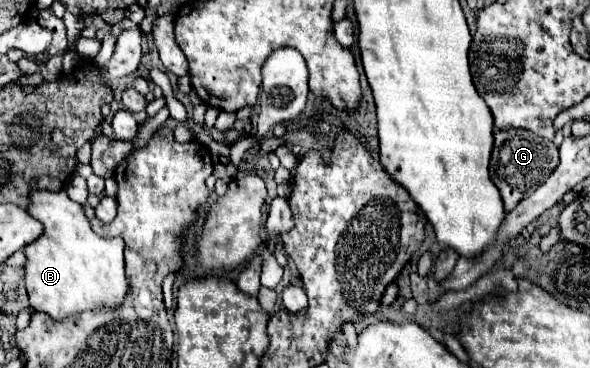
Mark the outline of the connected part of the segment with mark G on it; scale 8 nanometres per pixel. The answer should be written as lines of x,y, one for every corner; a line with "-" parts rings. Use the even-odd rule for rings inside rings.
520,128
494,132
490,178
500,190
504,212
510,212
536,186
546,182
546,178
556,170
556,166
558,166
558,146
552,140
540,138
538,134
532,134
530,130
520,130

